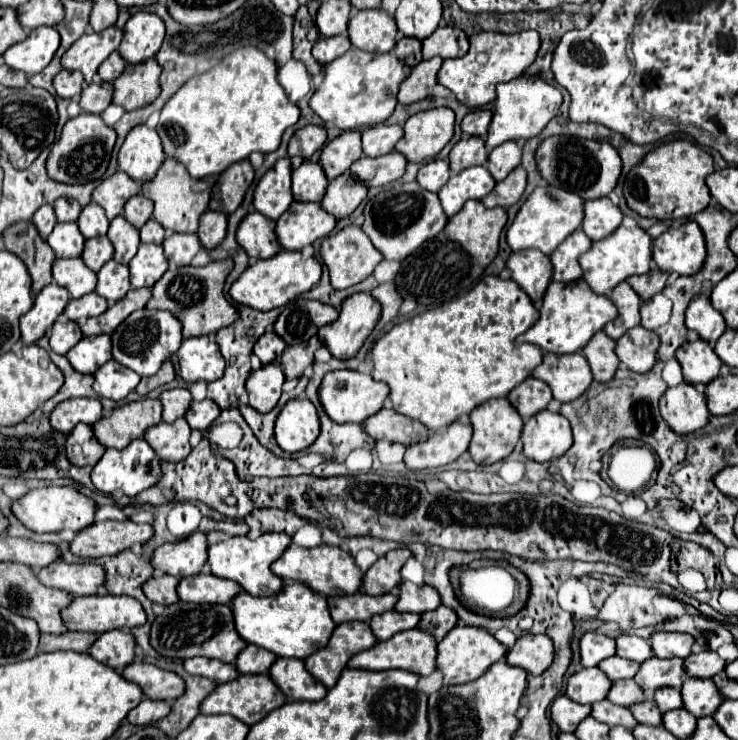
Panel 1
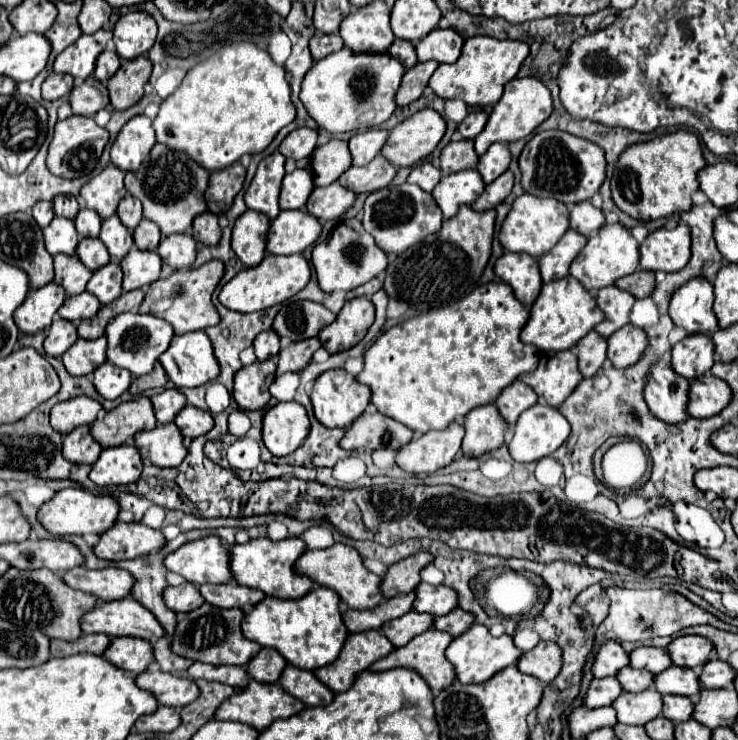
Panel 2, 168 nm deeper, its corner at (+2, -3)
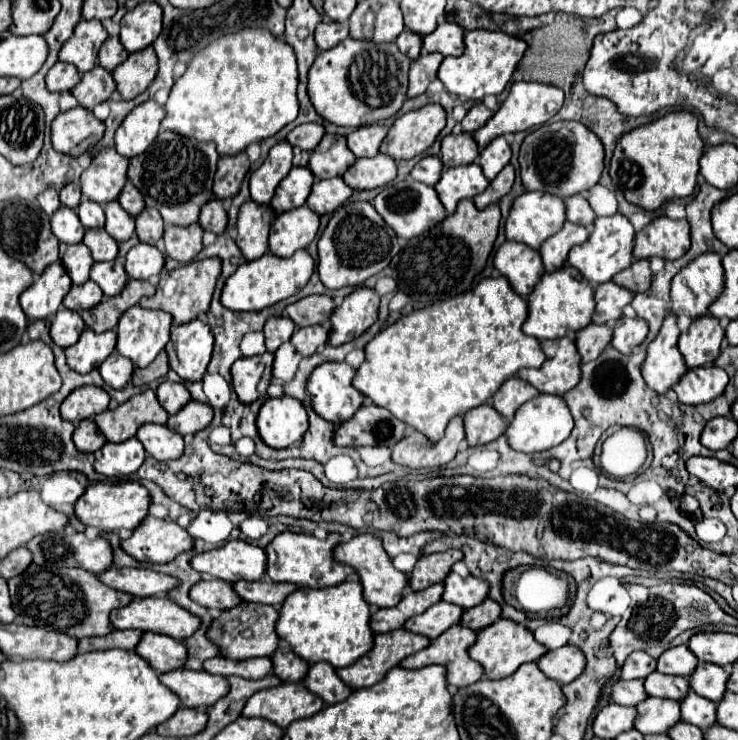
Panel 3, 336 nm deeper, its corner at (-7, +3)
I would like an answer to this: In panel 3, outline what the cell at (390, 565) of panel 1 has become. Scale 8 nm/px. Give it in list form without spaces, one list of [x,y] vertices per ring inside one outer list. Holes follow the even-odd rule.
[[[449,549],[449,551],[443,551],[443,553],[431,553],[431,555],[423,555],[417,565],[413,567],[413,571],[409,573],[409,587],[413,591],[419,591],[419,589],[427,589],[429,585],[433,583],[441,583],[451,565],[455,561],[461,559],[461,551],[459,549]]]

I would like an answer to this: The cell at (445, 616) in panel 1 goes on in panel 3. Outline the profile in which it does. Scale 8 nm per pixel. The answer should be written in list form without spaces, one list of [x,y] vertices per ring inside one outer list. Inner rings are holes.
[[[485,599],[483,603],[471,607],[471,609],[465,609],[463,615],[461,615],[461,625],[473,629],[473,631],[479,631],[483,627],[487,627],[489,623],[497,621],[501,615],[501,607],[491,601],[491,599]]]

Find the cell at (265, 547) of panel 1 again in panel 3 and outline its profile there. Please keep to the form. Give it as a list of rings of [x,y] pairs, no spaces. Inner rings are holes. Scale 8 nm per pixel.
[[[293,531],[279,533],[265,547],[267,577],[279,583],[293,583],[297,587],[307,587],[307,589],[323,589],[329,585],[337,585],[353,575],[351,567],[333,561],[333,547],[339,543],[341,543],[339,533],[329,533],[327,539],[317,539],[315,535],[293,533]]]

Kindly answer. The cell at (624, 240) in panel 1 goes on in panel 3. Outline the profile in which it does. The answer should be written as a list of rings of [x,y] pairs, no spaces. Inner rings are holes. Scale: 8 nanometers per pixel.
[[[615,213],[611,217],[597,217],[587,243],[573,247],[567,263],[579,269],[589,283],[599,285],[611,281],[613,275],[617,275],[619,271],[627,269],[633,263],[633,247],[635,247],[635,229],[625,215]]]

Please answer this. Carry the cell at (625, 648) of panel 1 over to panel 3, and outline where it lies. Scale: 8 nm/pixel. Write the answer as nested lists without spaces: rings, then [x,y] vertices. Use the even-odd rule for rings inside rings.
[[[679,645],[661,653],[661,657],[657,659],[657,669],[661,673],[687,677],[695,669],[695,663],[697,663],[697,657],[687,649],[687,645]]]

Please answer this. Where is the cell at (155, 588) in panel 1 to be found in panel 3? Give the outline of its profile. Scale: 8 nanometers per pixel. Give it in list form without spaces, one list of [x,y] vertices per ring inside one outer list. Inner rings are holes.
[[[207,579],[195,583],[189,591],[189,597],[207,609],[227,609],[227,607],[235,607],[241,601],[235,595],[231,583],[219,579]]]

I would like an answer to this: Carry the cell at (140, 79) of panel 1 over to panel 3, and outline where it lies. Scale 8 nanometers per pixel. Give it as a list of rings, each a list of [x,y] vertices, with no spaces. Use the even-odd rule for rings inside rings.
[[[153,47],[143,51],[129,53],[125,63],[121,63],[113,71],[113,79],[117,83],[117,91],[123,99],[133,99],[141,95],[157,75],[157,55]]]

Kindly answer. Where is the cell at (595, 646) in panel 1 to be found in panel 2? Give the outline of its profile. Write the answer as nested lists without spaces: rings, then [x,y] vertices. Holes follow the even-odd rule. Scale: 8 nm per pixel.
[[[608,641],[596,653],[592,673],[594,673],[594,677],[616,677],[618,671],[628,667],[628,665],[630,665],[630,657],[622,649],[622,645],[618,645],[614,641]]]

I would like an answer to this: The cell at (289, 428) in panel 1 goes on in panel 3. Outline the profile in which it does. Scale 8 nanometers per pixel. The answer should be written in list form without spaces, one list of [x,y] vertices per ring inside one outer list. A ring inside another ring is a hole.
[[[267,399],[257,415],[257,429],[263,441],[273,449],[287,449],[307,433],[309,417],[299,399]]]

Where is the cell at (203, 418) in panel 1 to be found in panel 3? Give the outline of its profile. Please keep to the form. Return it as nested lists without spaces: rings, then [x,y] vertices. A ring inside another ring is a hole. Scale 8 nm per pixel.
[[[189,401],[179,413],[171,415],[167,421],[167,427],[171,431],[179,431],[181,435],[187,433],[199,433],[213,421],[213,409],[207,403]]]

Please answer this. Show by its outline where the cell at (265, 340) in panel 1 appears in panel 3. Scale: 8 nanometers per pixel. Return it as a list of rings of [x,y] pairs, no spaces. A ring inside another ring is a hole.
[[[285,315],[271,317],[271,319],[265,323],[265,329],[263,329],[267,351],[275,353],[275,351],[285,343],[285,341],[291,339],[293,329],[295,329],[295,325],[293,325],[291,319],[287,319]]]

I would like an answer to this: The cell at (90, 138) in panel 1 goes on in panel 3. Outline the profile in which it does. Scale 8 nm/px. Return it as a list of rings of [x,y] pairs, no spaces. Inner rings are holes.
[[[83,107],[59,113],[51,125],[53,149],[71,157],[85,155],[103,139],[103,133],[105,123]]]

